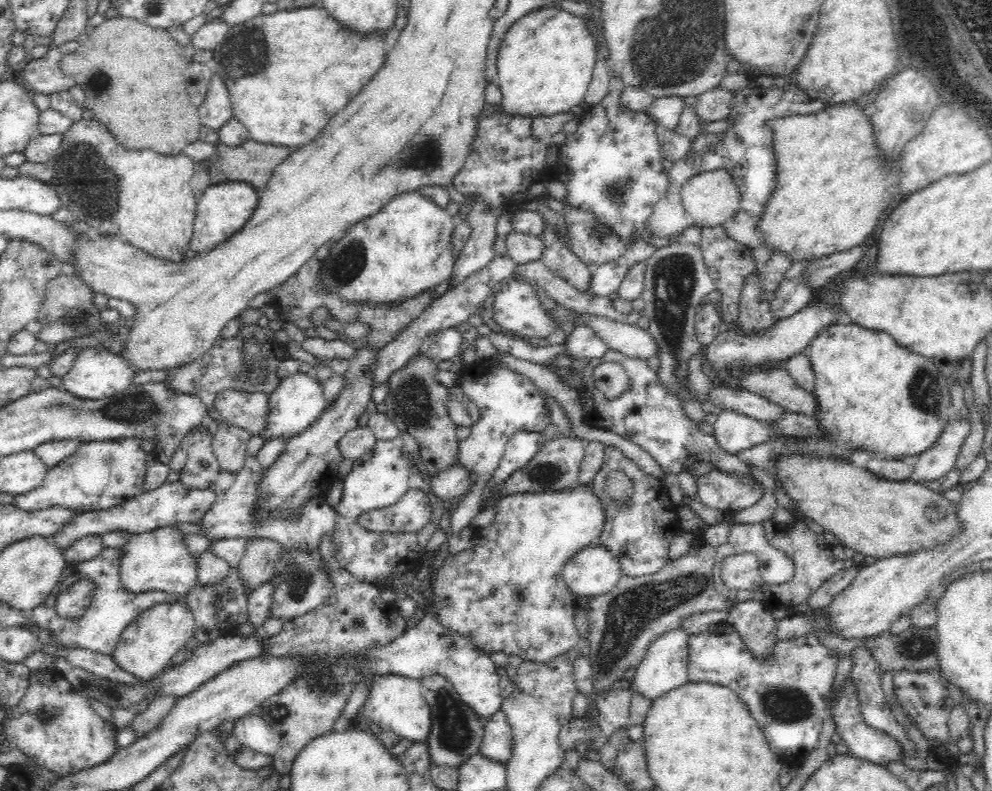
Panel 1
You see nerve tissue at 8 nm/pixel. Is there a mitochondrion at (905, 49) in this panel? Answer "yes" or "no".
no

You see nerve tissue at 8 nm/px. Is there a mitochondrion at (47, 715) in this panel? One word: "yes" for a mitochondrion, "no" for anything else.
yes

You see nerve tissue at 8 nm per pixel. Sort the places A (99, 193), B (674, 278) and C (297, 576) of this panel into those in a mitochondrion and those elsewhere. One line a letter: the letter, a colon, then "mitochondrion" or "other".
A: mitochondrion
B: mitochondrion
C: mitochondrion

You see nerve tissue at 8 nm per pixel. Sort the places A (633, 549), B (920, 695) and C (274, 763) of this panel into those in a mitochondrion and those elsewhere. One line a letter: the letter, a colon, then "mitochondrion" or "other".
A: other
B: mitochondrion
C: other

